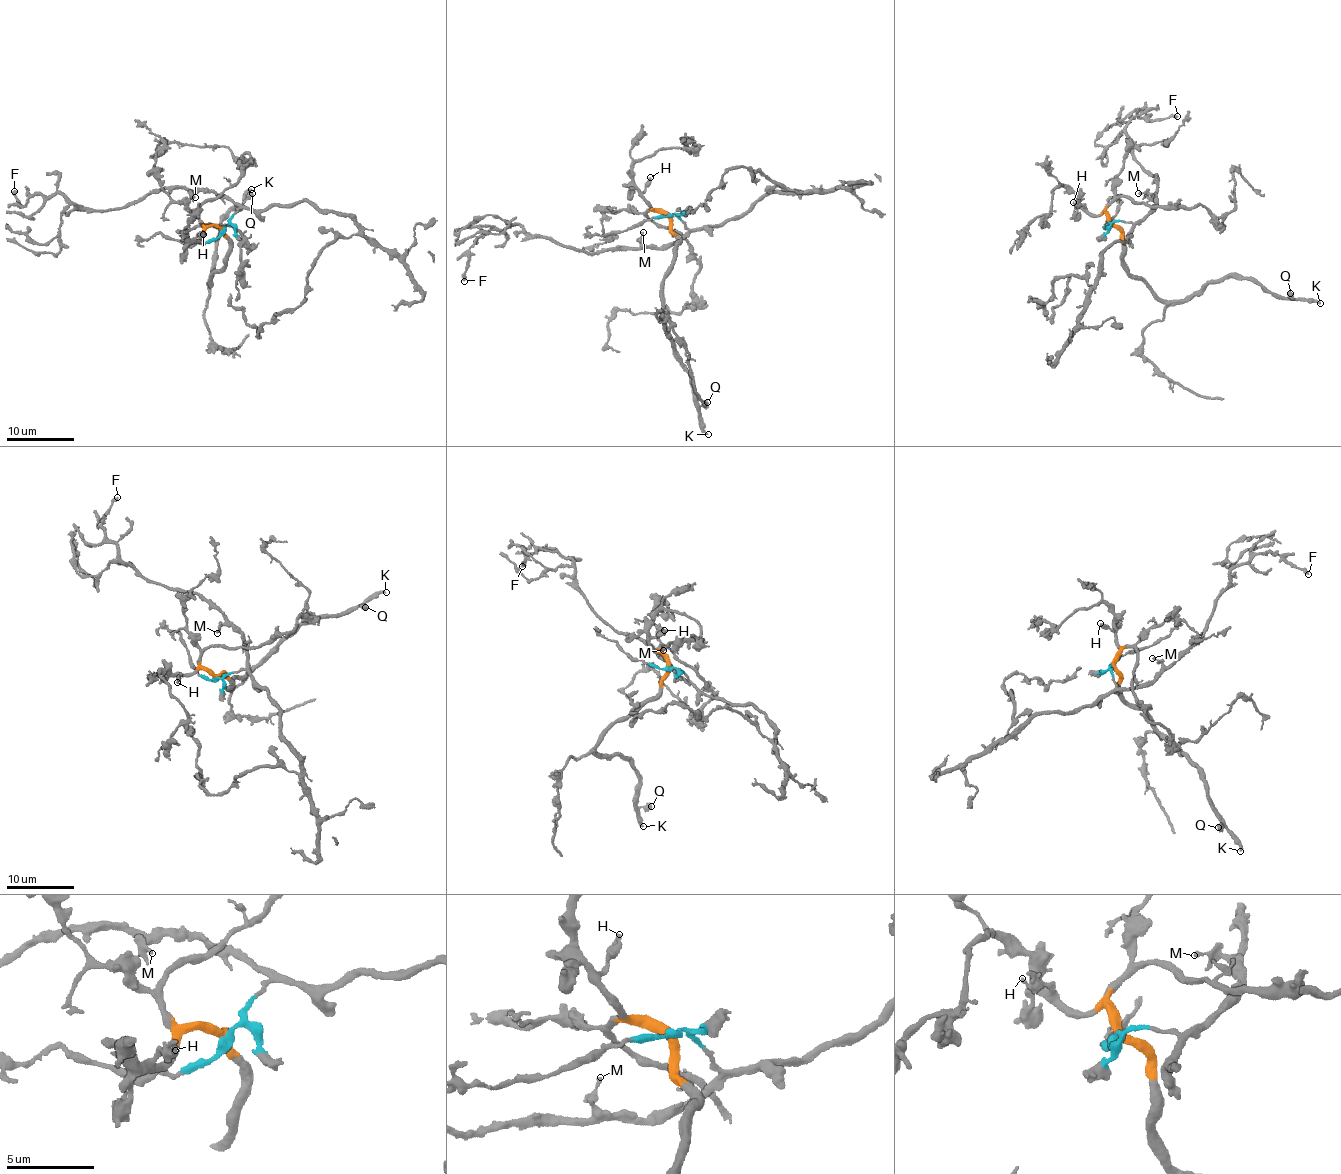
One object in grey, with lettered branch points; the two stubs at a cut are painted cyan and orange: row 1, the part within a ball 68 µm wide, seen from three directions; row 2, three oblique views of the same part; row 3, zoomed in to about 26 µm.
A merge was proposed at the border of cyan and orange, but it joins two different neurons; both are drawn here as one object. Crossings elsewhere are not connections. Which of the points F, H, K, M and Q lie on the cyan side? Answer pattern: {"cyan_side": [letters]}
{"cyan_side": ["F", "M"]}

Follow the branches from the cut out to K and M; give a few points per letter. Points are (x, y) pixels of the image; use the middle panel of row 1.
K: (669, 216), (678, 246), (674, 265), (663, 281), (663, 328), (696, 394), (698, 423), (708, 433)
M: (669, 215), (677, 216), (687, 232), (667, 244), (646, 247), (640, 241), (643, 231)

